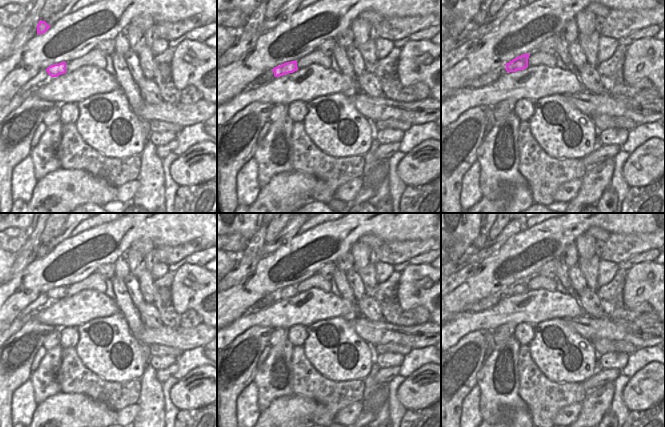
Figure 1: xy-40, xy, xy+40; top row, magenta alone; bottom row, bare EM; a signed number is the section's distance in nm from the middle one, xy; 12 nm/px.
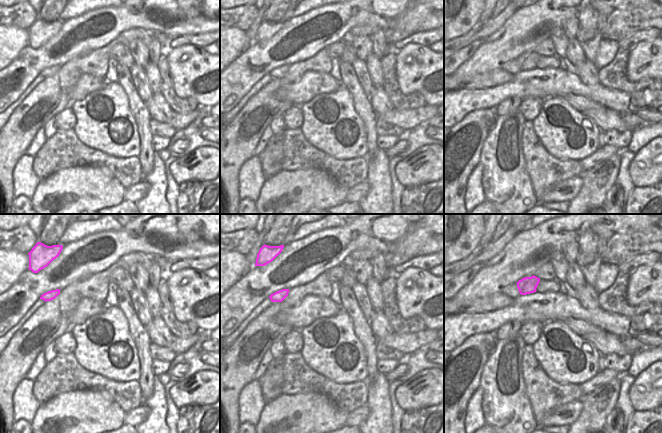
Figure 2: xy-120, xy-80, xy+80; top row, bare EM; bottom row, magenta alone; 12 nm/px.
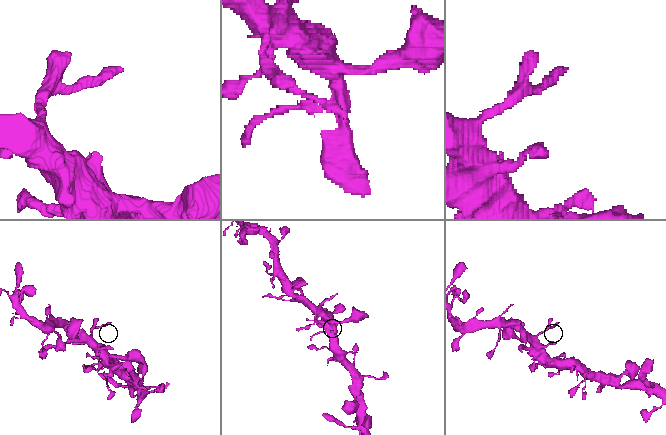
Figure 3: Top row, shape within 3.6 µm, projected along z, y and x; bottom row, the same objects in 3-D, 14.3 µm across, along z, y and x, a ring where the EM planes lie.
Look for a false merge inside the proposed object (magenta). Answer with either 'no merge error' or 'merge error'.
no merge error

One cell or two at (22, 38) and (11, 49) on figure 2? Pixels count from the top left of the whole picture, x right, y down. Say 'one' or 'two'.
one

